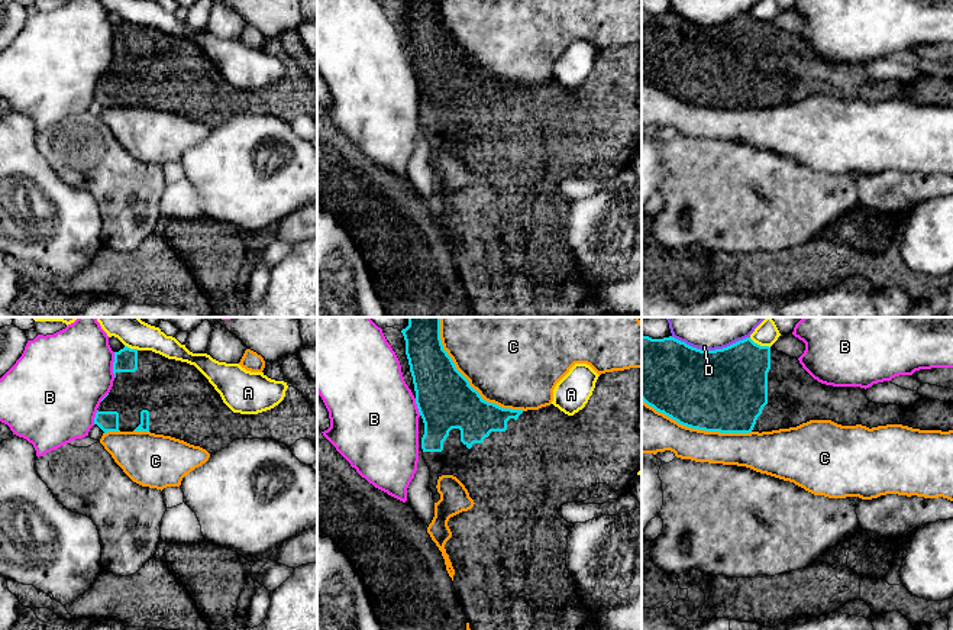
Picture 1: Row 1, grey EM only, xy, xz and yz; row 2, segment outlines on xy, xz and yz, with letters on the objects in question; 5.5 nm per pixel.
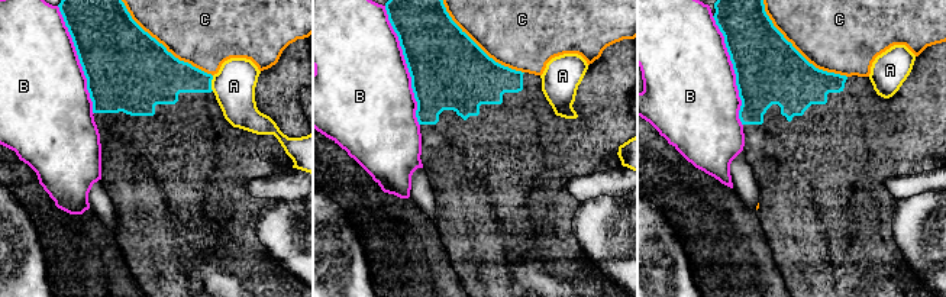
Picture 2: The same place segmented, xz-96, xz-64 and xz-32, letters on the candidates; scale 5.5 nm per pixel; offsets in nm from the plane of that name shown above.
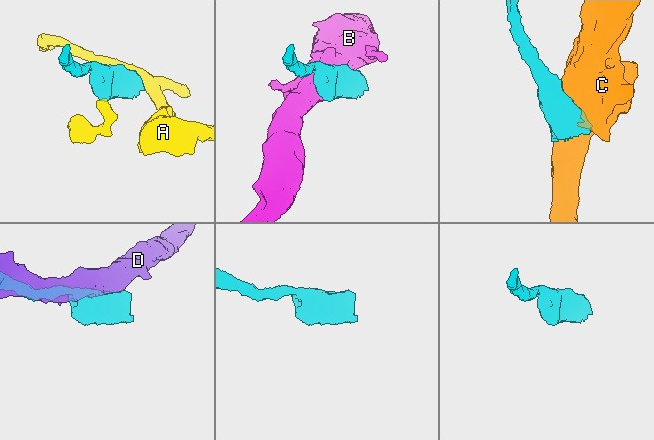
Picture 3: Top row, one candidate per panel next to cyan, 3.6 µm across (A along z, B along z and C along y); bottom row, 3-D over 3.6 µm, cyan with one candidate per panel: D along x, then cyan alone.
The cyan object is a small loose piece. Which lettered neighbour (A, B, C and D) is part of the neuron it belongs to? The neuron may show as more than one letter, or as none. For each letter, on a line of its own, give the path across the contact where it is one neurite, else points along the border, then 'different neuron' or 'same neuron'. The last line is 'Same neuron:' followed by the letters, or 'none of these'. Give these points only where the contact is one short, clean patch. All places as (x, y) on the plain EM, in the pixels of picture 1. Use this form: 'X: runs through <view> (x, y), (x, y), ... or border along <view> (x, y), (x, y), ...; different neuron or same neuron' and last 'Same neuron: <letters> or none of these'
A: different neuron
B: different neuron
C: different neuron
D: different neuron
Same neuron: none of these

